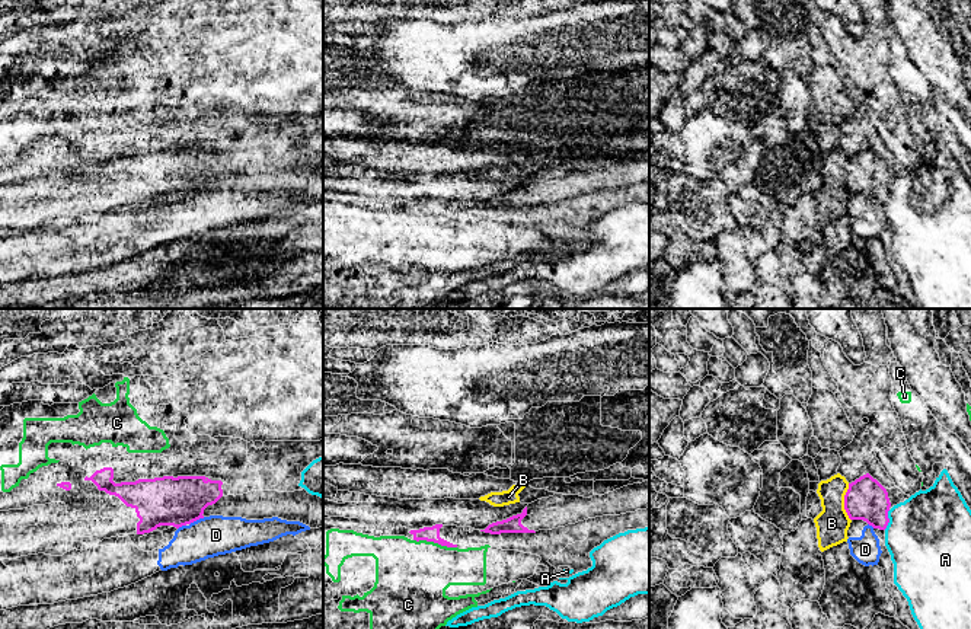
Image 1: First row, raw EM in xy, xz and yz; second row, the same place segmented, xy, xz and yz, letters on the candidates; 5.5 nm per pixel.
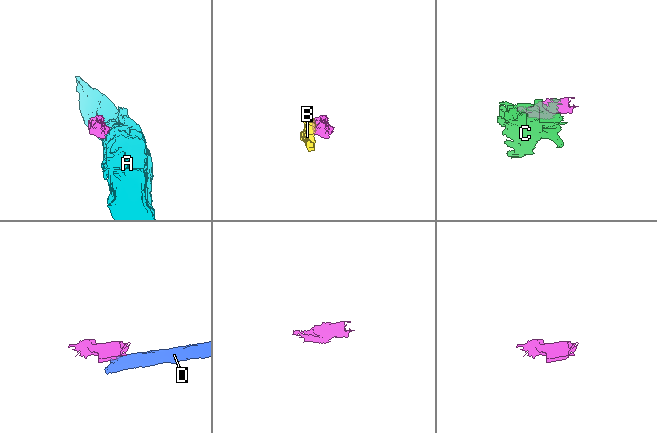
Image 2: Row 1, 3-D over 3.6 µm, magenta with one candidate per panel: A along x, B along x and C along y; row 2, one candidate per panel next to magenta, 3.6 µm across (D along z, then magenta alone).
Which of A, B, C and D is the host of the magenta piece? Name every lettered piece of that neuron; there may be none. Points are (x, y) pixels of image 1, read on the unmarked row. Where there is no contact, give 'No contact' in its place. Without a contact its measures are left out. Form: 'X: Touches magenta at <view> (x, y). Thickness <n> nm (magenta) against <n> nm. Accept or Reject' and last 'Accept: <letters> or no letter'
A: Touches magenta at yz (888, 194). Thickness 220 nm (magenta) against 460 nm. Reject
B: Touches magenta at yz (845, 176). Thickness 220 nm (magenta) against 180 nm. Reject
C: Touches magenta at xz (436, 216). Thickness 80 nm (magenta) against 400 nm. Reject
D: Touches magenta at xy (197, 192). Thickness 280 nm (magenta) against 220 nm. Reject
Accept: no letter

